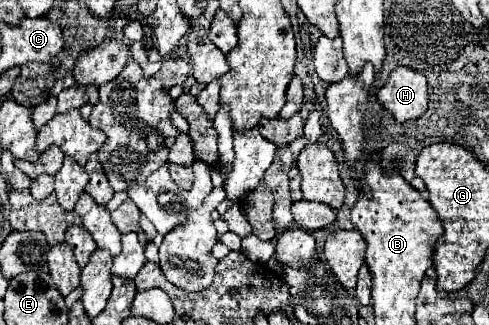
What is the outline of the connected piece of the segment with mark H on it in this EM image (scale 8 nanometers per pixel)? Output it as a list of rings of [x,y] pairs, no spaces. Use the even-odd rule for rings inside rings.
[[[399,66],[377,92],[377,100],[387,112],[391,112],[395,122],[403,124],[407,120],[417,120],[427,112],[427,80],[423,74]]]

